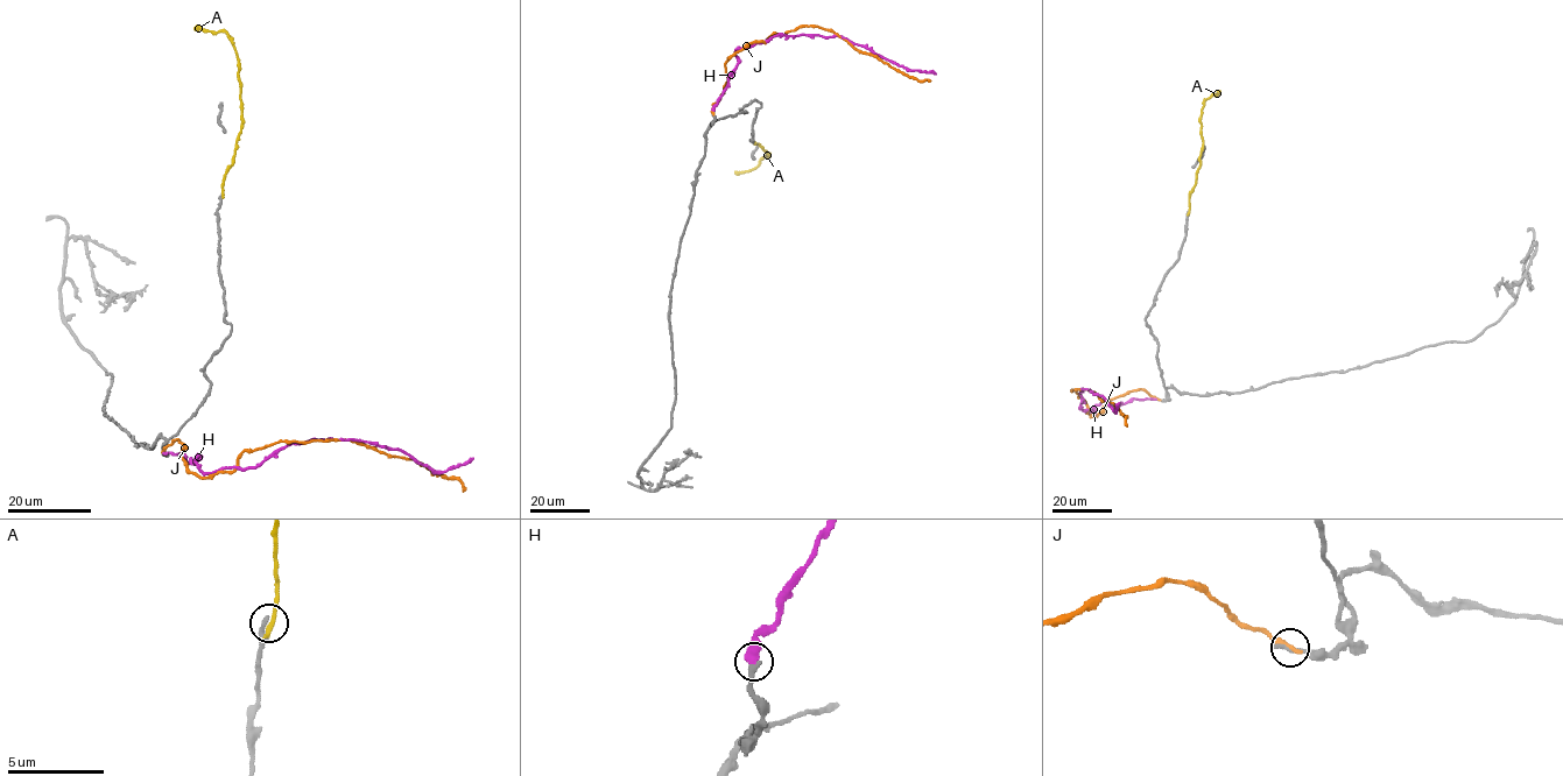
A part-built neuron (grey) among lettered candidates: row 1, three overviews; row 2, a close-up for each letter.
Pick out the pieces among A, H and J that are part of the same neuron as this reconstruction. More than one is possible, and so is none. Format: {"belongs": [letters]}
{"belongs": ["H"]}

